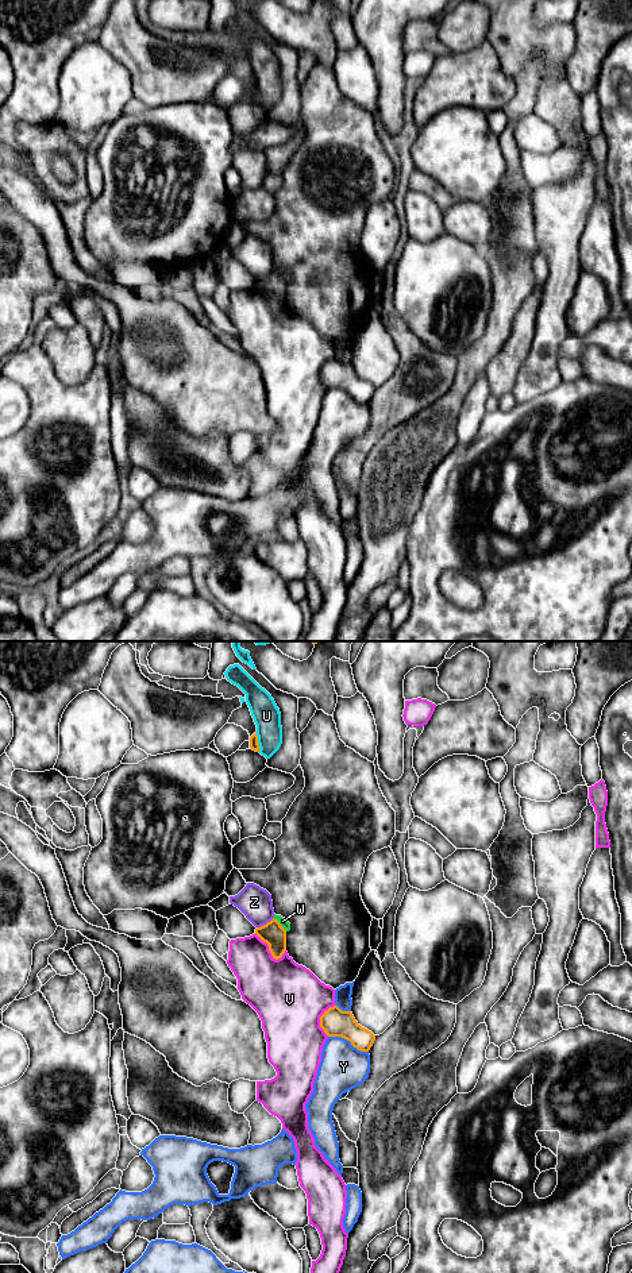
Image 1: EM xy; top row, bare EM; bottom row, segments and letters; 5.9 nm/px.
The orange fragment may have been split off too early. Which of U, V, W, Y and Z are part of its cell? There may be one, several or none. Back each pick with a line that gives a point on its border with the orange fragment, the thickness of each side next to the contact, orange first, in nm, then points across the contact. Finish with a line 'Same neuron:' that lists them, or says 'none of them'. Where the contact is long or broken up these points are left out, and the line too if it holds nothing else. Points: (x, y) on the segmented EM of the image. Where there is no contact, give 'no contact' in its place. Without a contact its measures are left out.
Same neuron: none of them

